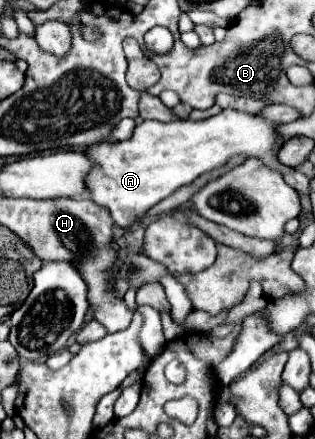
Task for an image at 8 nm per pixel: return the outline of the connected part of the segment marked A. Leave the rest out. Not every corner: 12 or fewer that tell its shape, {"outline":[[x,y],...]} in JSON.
{"outline":[[222,110],[144,120],[86,148],[86,188],[130,230],[248,154],[280,170],[276,124]]}

